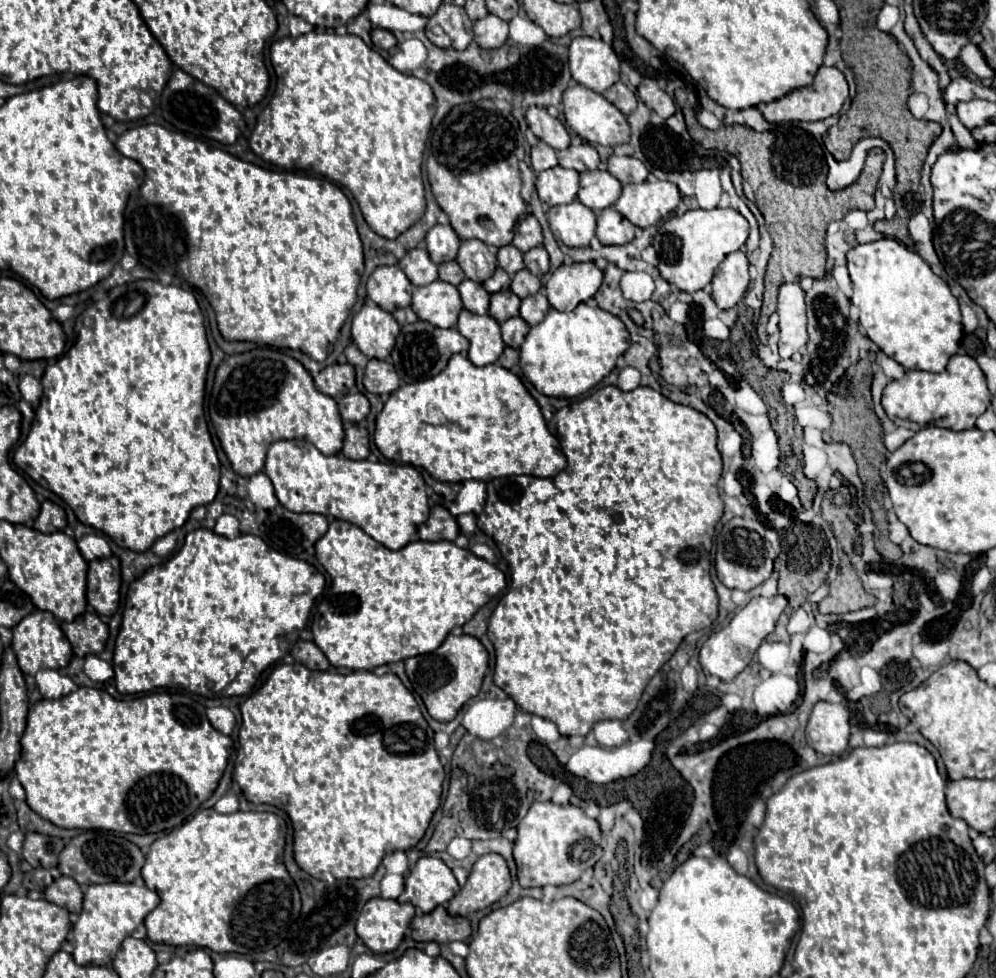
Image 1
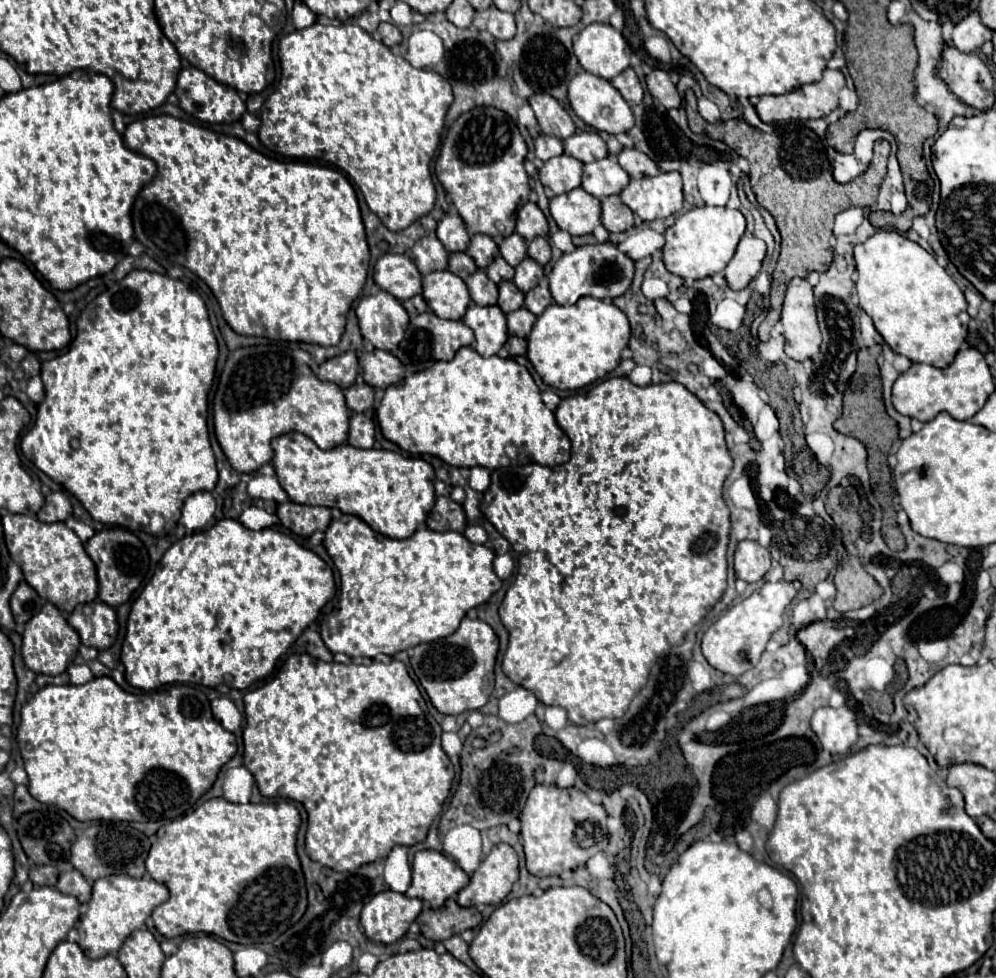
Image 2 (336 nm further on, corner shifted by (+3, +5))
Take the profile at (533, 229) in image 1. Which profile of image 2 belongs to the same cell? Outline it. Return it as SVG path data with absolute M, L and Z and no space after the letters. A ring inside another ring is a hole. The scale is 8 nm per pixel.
M525 203L519 211L517 211L517 233L525 239L531 241L535 237L545 237L549 233L549 225L547 219L543 215L543 211L535 205L535 203Z

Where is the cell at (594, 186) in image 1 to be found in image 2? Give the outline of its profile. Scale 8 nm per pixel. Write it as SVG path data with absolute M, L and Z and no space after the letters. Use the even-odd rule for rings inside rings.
M609 157L587 163L583 169L581 187L597 199L609 197L609 195L619 195L627 187L627 183L629 183L627 171Z

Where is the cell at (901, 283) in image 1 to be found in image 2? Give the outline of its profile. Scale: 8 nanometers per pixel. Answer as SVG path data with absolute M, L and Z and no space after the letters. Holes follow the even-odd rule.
M881 229L871 235L865 243L855 247L857 261L857 299L859 307L873 319L877 331L883 335L885 343L899 355L909 357L917 363L927 363L933 367L947 367L953 363L955 353L967 337L967 323L971 317L967 315L967 301L959 285L947 275L947 271L935 261L931 253L927 253L921 245L905 239L897 231Z

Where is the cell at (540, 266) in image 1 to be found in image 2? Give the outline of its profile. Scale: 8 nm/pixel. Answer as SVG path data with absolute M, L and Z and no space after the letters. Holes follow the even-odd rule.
M535 237L535 239L529 243L527 253L529 253L529 257L535 259L539 265L545 265L545 263L551 259L549 239L545 239L545 237Z

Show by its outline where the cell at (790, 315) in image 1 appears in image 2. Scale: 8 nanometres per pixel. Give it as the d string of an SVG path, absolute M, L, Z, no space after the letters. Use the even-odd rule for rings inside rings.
M795 277L785 295L783 313L785 353L795 361L811 359L821 349L821 331L817 323L817 309L813 299L813 287L807 279Z

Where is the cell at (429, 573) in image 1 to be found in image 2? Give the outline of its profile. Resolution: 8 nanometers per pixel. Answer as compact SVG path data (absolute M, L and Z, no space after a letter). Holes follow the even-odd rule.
M343 515L325 531L325 549L341 573L341 595L335 609L327 616L321 635L331 653L345 653L349 657L375 657L379 653L395 655L419 643L455 633L465 613L485 603L501 589L501 579L493 571L495 551L487 545L467 541L463 533L417 529L407 539L387 539L375 533L361 517Z

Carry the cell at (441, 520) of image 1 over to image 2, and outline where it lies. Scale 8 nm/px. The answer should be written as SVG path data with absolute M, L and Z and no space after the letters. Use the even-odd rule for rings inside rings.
M439 497L427 517L427 527L433 531L459 531L459 533L463 533L467 527L465 511L451 497Z

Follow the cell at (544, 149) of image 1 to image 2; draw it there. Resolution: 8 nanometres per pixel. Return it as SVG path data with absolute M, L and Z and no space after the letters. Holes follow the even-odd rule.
M539 135L535 139L535 155L541 159L541 161L547 161L551 157L557 157L563 153L563 143L561 139L557 137L549 137L549 135Z

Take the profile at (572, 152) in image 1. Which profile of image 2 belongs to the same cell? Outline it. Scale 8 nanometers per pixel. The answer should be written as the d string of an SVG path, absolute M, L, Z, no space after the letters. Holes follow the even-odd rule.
M575 133L569 139L563 141L565 153L583 161L583 163L591 163L595 159L603 159L607 157L607 143L601 139L599 133Z

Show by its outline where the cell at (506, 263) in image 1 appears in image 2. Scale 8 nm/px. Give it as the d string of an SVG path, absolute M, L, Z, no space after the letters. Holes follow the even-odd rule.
M513 233L501 241L499 251L501 251L503 259L507 259L507 263L511 263L511 267L517 267L527 257L527 243L521 235Z

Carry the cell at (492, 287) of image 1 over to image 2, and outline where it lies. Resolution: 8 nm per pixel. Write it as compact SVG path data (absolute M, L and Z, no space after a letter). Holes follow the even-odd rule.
M501 255L495 257L495 261L487 267L487 277L489 277L491 281L495 281L495 283L513 279L513 273L515 273L515 269L513 269Z

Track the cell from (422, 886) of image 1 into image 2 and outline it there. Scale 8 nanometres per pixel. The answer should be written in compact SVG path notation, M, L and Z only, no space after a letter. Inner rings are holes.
M417 851L411 871L413 883L407 889L407 897L427 901L433 909L439 909L453 893L469 883L469 875L439 851Z

